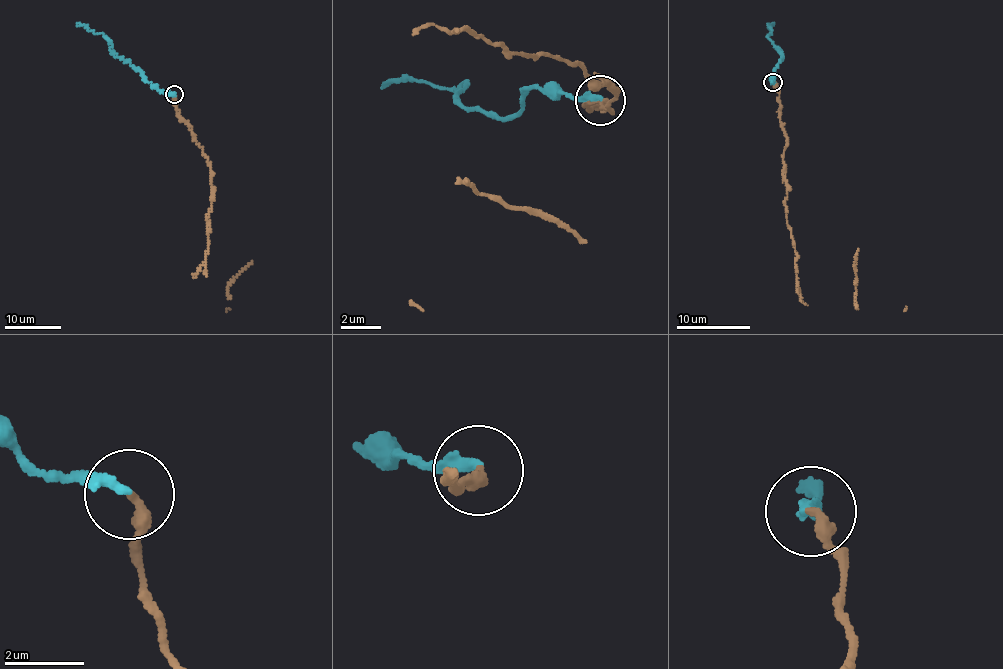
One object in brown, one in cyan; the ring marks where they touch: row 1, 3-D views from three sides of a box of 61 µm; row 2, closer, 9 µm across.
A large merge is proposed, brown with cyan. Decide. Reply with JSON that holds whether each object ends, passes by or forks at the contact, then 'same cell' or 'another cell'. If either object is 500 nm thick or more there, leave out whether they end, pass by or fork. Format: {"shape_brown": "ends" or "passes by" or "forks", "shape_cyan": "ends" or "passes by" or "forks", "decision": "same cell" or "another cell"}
{"shape_brown": "ends", "shape_cyan": "ends", "decision": "another cell"}

